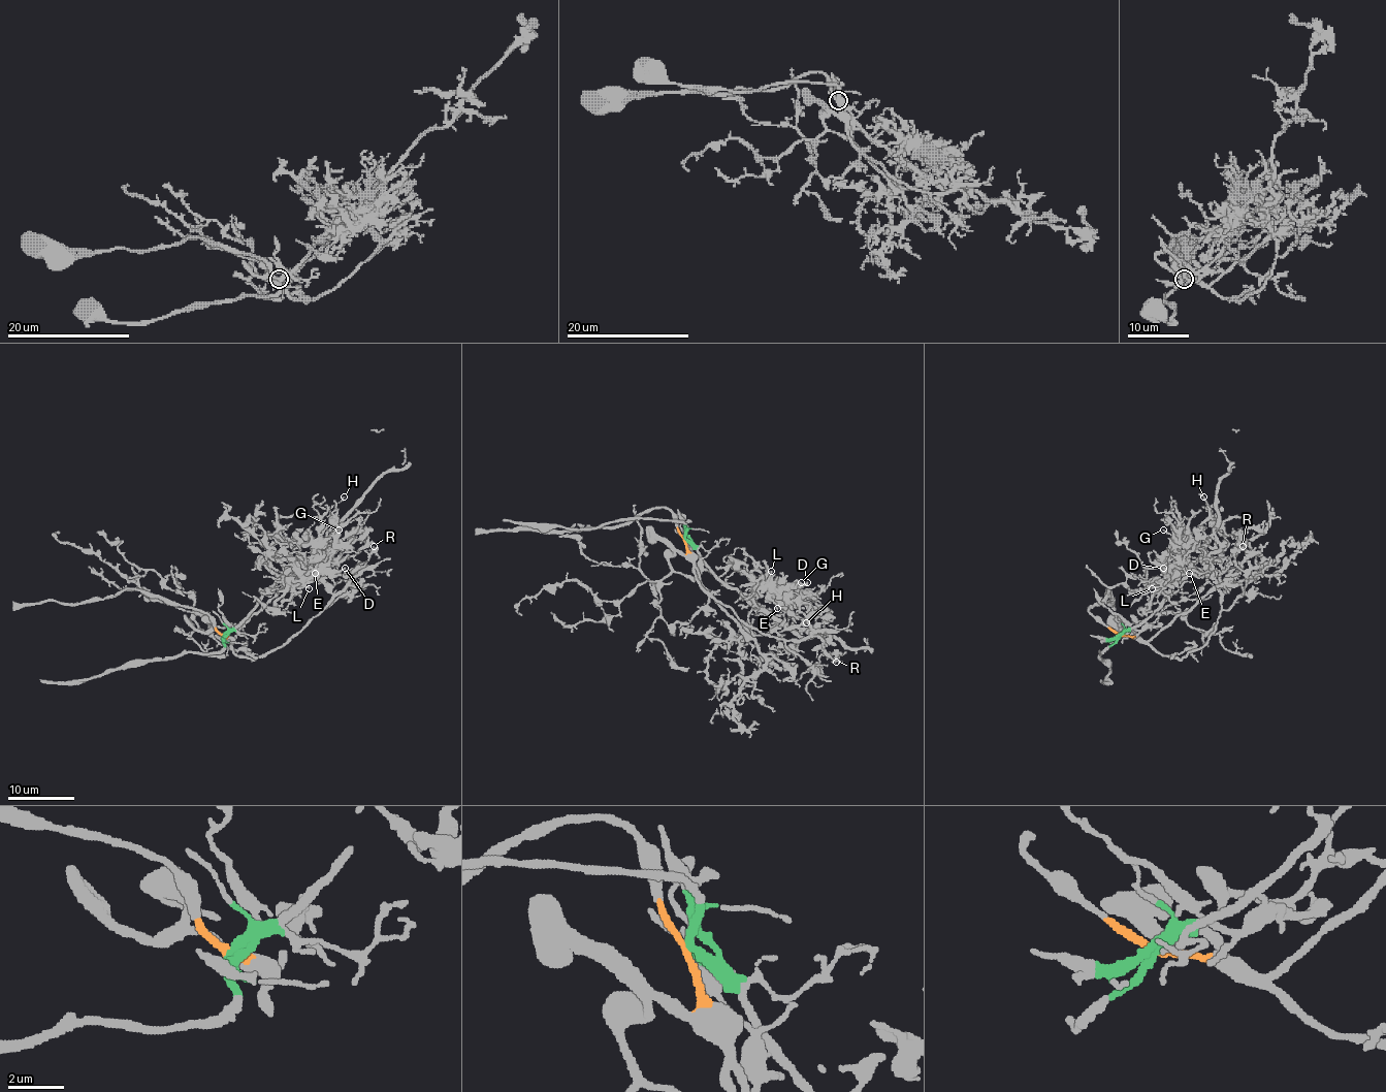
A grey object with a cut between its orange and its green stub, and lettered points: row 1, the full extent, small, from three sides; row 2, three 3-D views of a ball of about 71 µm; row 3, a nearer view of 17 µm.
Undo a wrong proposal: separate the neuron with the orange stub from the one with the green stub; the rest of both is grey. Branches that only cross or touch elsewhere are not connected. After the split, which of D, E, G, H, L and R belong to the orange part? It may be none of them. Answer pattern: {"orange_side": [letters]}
{"orange_side": ["R"]}

